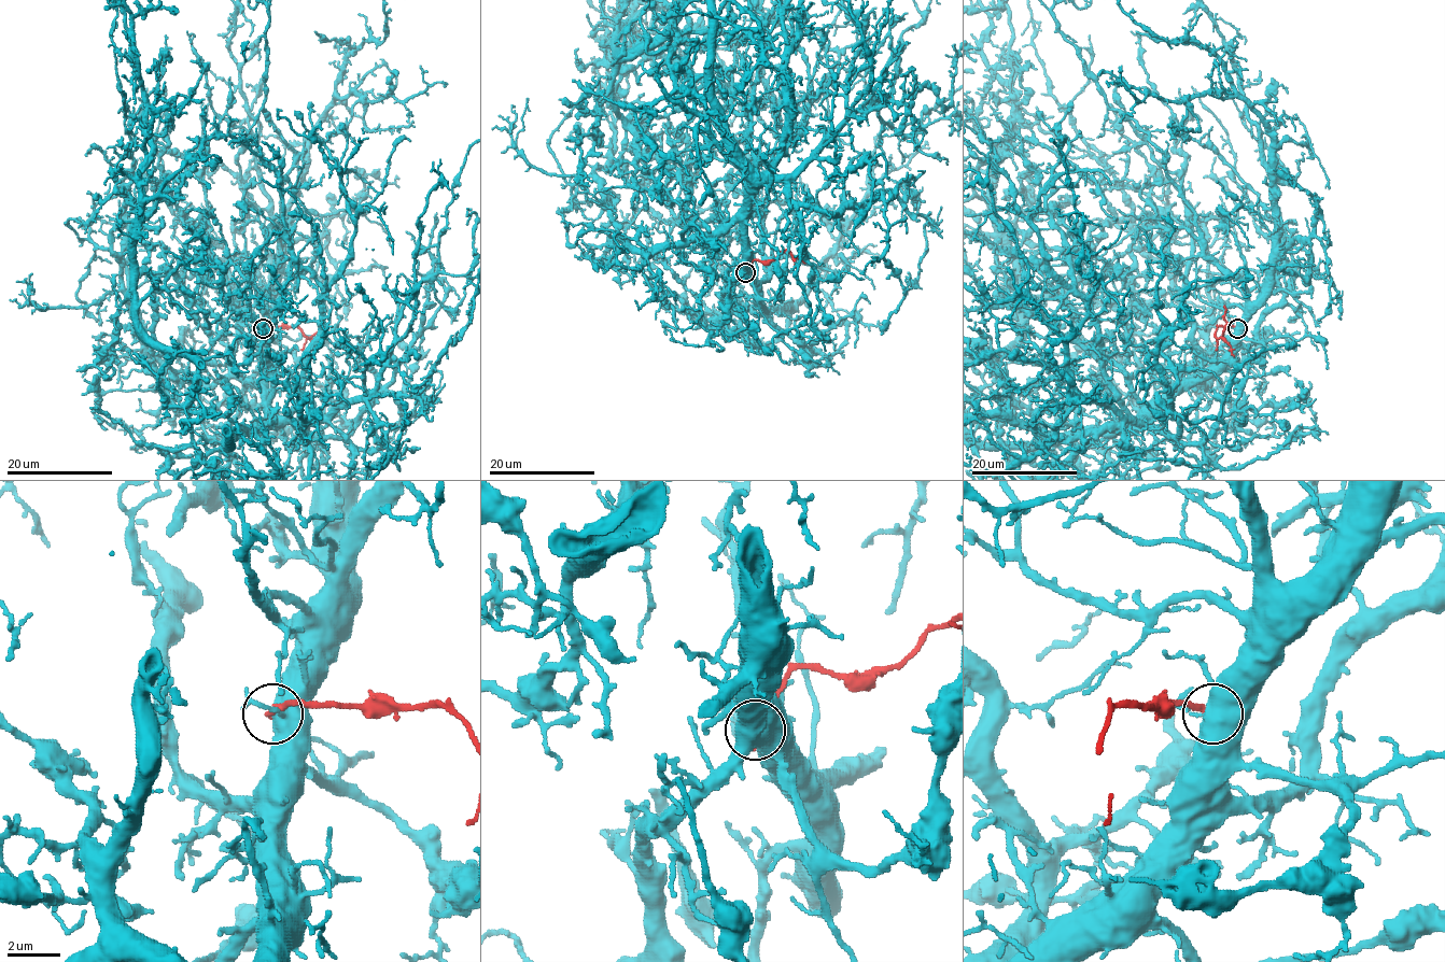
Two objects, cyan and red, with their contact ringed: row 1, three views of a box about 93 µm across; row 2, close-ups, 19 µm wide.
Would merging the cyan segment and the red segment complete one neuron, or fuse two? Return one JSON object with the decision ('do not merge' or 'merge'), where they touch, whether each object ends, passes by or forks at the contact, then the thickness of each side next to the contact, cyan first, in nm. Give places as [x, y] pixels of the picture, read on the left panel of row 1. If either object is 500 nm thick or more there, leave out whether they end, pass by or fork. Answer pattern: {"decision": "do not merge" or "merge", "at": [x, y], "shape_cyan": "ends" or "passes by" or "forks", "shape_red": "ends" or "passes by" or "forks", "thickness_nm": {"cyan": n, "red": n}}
{"decision": "do not merge", "at": [263, 328], "thickness_nm": {"cyan": 500, "red": 240}}

